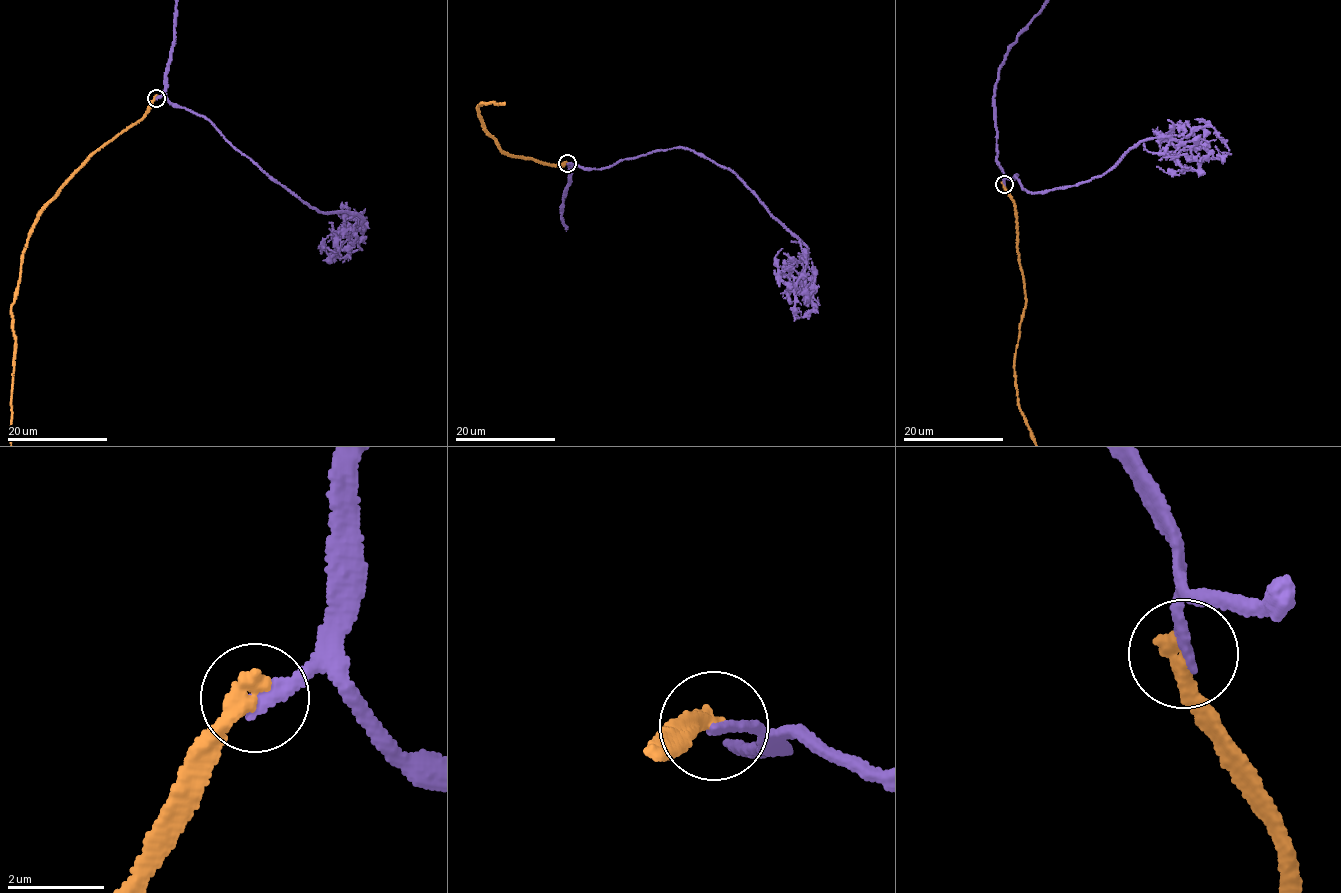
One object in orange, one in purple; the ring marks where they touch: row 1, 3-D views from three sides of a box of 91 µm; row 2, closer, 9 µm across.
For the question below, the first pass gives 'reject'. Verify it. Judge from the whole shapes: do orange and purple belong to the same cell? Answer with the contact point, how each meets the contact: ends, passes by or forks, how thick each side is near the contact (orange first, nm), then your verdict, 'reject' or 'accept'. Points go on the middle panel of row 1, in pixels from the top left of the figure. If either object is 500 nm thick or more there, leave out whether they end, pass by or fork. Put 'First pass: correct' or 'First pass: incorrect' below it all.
at (567, 163); orange ends there; purple ends there; 400 nm thick on the orange side, 280 nm on the other; reject
First pass: correct

